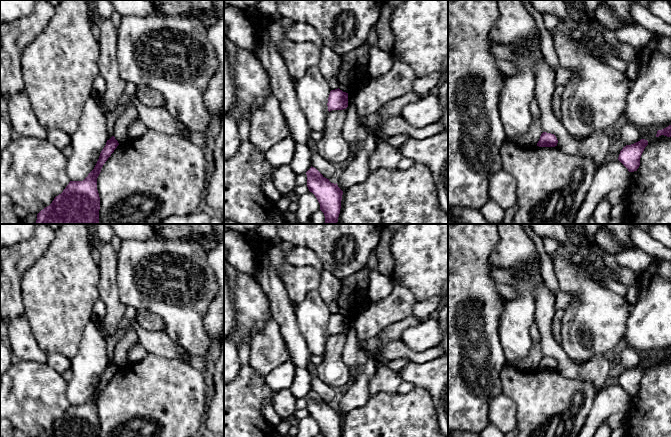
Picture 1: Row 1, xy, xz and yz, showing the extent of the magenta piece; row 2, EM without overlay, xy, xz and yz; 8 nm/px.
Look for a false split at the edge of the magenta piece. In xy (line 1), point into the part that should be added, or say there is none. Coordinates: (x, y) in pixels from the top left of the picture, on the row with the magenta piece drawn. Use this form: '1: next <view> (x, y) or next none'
1: next none

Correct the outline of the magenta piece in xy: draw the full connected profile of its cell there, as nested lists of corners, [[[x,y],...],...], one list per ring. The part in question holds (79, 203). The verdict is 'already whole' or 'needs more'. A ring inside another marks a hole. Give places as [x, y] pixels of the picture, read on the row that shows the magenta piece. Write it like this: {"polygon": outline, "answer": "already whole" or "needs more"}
{"polygon": [[[114,136],[107,140],[94,169],[83,181],[70,181],[63,192],[37,214],[36,224],[99,224],[97,178],[118,145]]], "answer": "already whole"}

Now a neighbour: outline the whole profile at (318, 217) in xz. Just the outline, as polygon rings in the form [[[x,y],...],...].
[[[320,209],[313,213],[312,217],[310,218],[309,224],[325,224],[324,213]]]

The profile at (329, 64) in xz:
[[[285,21],[284,24],[288,39],[295,42],[312,42],[320,49],[320,60],[317,67],[326,80],[338,76],[342,57],[323,44],[314,27],[297,21]]]

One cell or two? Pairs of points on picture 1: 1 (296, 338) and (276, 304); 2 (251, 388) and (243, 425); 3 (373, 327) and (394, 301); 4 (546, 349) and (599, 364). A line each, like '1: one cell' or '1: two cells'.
1: one cell
2: one cell
3: one cell
4: one cell

